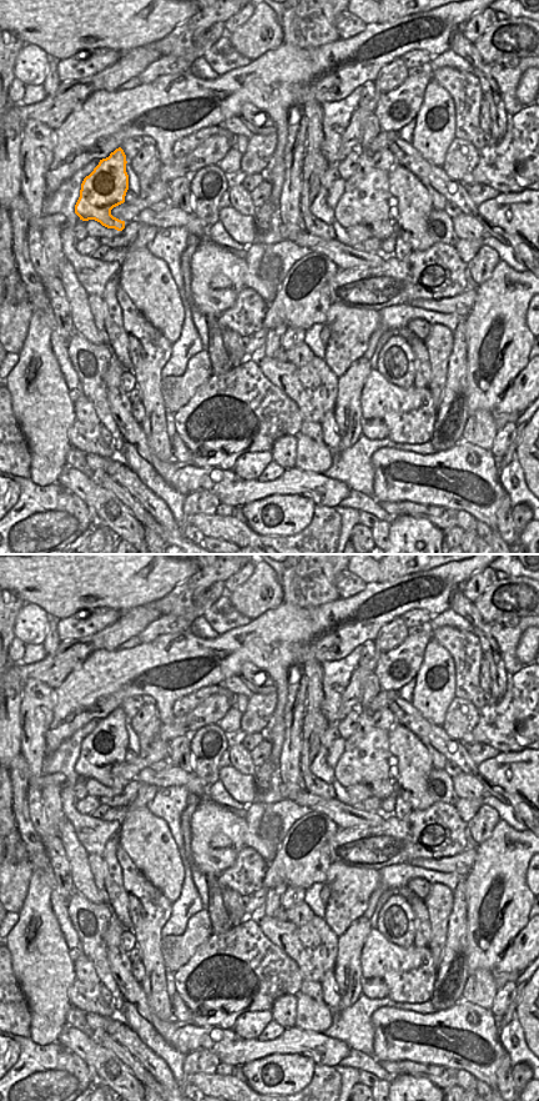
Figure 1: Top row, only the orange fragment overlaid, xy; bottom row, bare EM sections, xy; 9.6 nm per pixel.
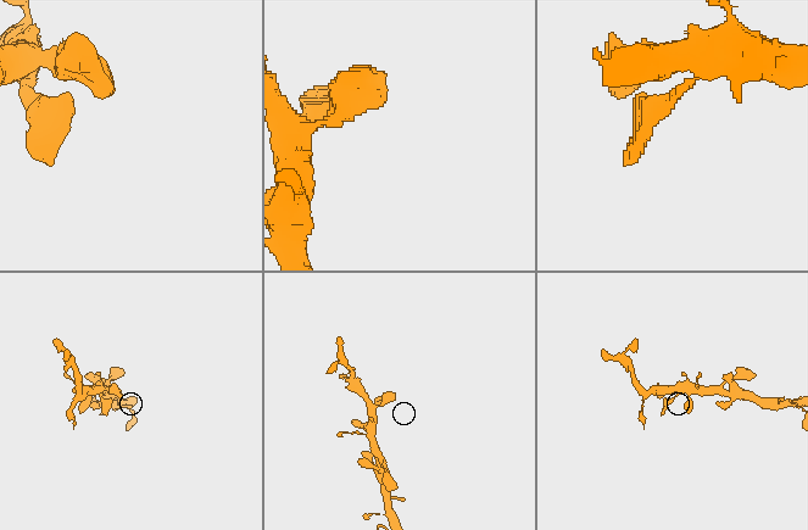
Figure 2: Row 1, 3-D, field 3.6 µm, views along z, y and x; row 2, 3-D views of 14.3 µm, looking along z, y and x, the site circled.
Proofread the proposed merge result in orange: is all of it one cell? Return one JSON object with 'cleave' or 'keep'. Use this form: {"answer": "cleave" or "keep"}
{"answer": "keep"}

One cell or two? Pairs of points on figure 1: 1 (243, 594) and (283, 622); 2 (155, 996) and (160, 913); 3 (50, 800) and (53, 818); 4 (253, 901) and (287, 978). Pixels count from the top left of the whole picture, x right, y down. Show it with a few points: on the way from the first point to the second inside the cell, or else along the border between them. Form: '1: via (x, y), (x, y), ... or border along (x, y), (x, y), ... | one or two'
1: border along (283, 601), (252, 621) | two
2: via (155, 975), (151, 959), (151, 934) | one
3: via (51, 804), (53, 814) | one
4: border along (247, 915), (255, 916) | two

